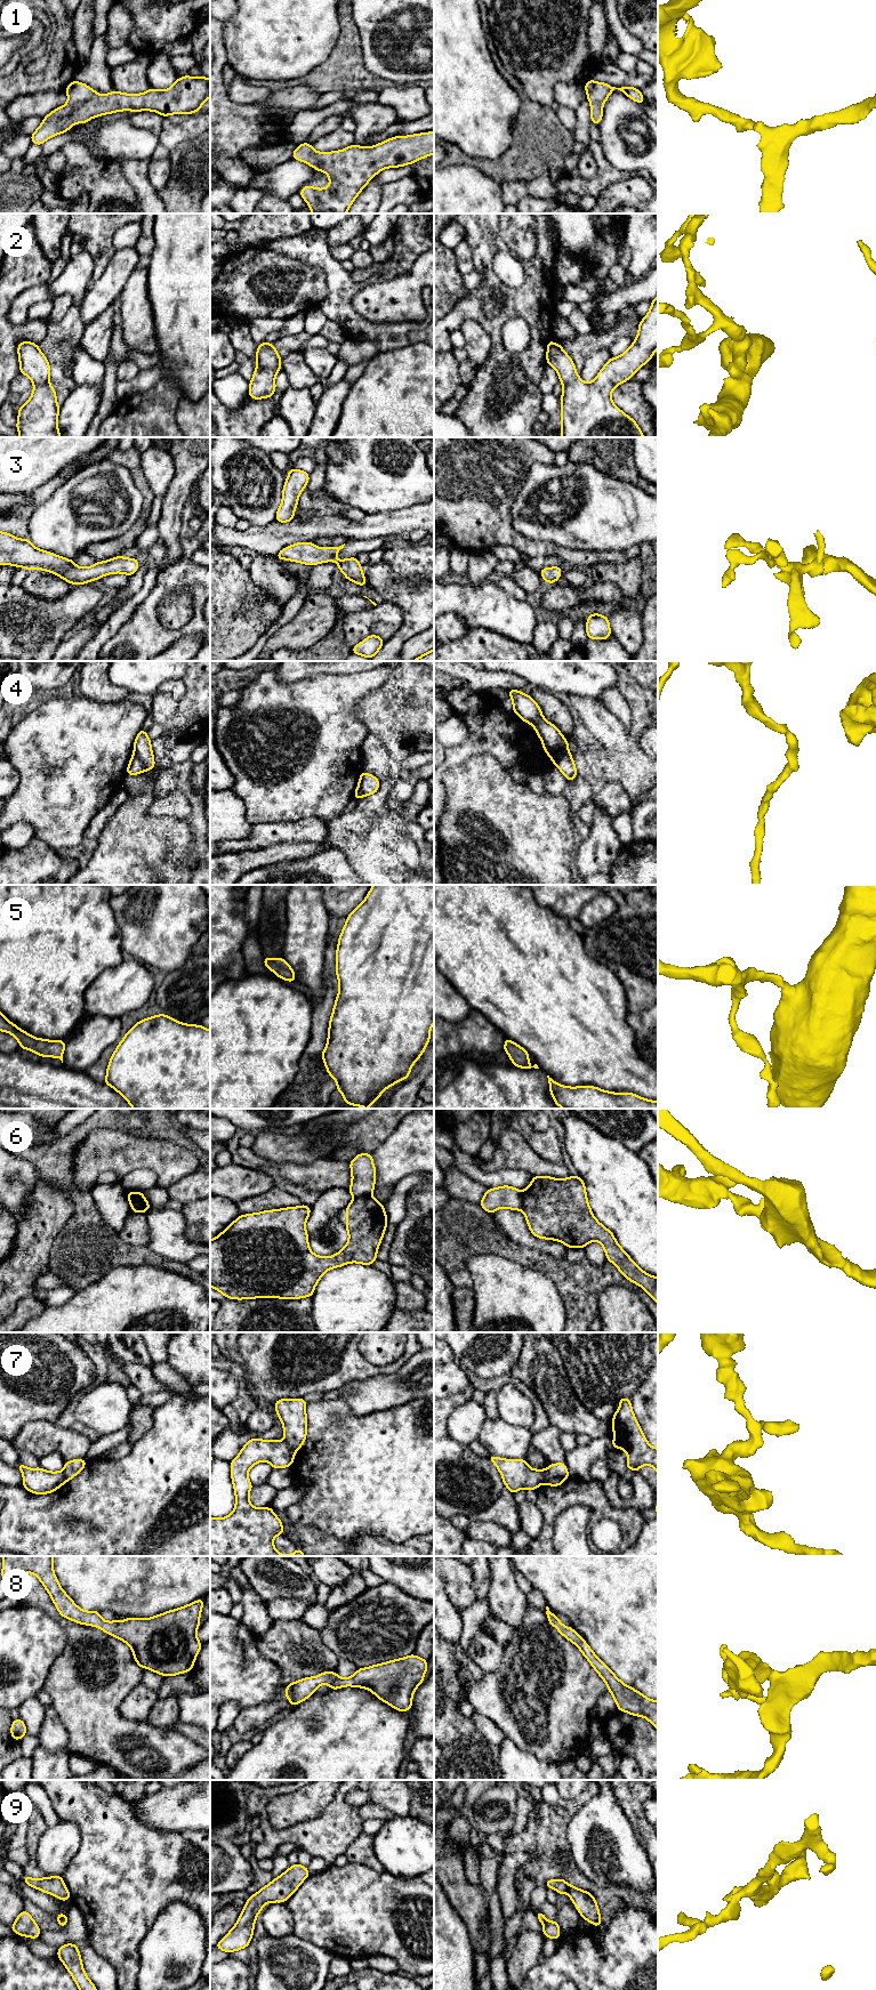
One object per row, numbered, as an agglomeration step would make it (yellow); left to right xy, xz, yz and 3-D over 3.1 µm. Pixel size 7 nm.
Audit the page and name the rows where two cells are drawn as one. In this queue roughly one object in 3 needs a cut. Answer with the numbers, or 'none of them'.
4, 6, 7

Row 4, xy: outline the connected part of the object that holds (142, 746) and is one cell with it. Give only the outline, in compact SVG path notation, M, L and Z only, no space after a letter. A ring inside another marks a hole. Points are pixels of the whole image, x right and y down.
M143 728L135 739L134 754L144 763L145 771L150 771L155 767L151 740L147 736L147 732Z

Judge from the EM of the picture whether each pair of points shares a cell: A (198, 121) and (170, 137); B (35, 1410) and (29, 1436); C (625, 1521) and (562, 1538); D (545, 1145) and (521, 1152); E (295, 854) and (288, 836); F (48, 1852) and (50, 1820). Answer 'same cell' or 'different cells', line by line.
A: same cell
B: different cells
C: different cells
D: different cells
E: different cells
F: different cells

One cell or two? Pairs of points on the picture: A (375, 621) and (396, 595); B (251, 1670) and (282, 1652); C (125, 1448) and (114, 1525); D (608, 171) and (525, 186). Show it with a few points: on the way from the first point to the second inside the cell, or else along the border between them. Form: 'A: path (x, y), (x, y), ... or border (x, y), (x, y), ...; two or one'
A: border (385, 601), (402, 610), (403, 622), (398, 629); two
B: border (256, 1636), (256, 1649), (276, 1666), (284, 1681); two
C: border (134, 1444), (122, 1457), (107, 1458), (105, 1456); two
D: path (587, 185), (546, 187); one

